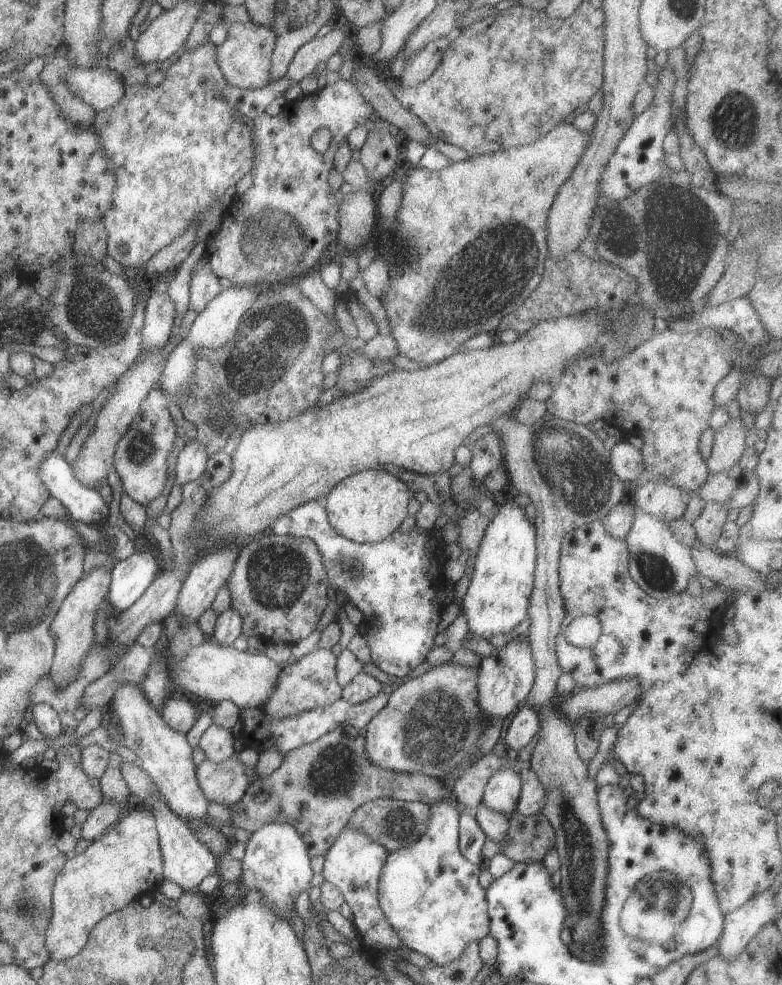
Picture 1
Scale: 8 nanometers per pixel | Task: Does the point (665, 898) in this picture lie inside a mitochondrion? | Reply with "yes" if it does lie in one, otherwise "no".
yes

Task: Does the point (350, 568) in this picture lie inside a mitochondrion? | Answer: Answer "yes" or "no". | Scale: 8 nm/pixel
yes

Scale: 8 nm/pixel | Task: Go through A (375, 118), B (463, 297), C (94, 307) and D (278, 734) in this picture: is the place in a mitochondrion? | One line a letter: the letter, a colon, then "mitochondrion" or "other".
A: other
B: mitochondrion
C: mitochondrion
D: other

